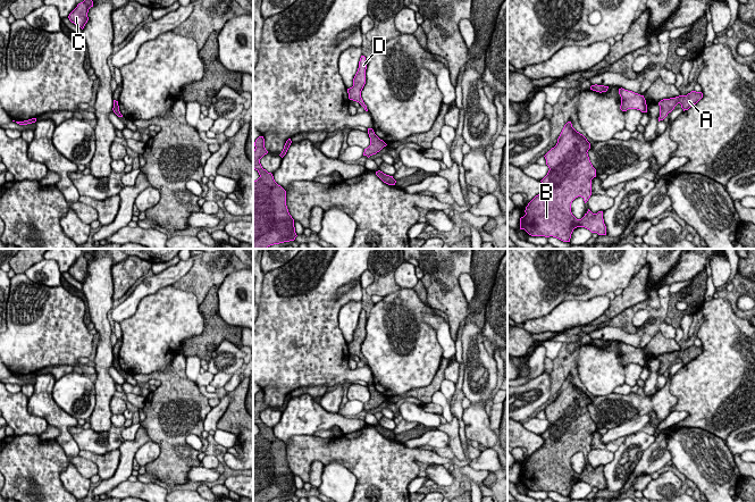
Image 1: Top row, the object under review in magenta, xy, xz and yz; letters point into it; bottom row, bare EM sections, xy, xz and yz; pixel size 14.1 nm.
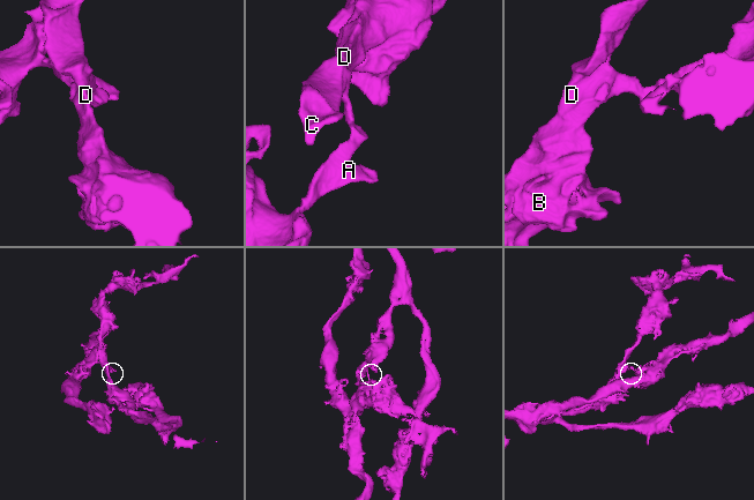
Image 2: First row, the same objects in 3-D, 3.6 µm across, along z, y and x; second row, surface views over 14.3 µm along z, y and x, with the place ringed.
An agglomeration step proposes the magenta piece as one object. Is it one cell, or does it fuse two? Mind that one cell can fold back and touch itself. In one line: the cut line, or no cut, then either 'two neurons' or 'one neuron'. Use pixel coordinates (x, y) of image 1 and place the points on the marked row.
cut in xy along (118, 109), (114, 111); two neurons

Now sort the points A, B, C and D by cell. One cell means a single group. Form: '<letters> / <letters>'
A / B C D

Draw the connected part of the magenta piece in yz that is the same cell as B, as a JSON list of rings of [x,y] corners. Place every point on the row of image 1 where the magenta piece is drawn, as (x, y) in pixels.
[[[568,122],[556,145],[544,156],[550,168],[547,175],[540,181],[545,189],[526,207],[526,215],[520,218],[520,229],[525,229],[531,236],[553,236],[563,242],[570,242],[571,234],[577,227],[606,235],[603,211],[593,214],[588,209],[581,219],[577,219],[571,212],[571,203],[576,198],[581,196],[586,203],[592,195],[592,179],[596,177],[596,169],[589,160],[587,153],[589,149],[590,143],[587,139],[572,127],[571,122]]]

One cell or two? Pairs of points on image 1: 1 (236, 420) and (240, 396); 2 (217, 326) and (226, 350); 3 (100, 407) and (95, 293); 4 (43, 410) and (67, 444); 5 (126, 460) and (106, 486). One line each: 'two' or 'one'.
1: one
2: two
3: one
4: one
5: one

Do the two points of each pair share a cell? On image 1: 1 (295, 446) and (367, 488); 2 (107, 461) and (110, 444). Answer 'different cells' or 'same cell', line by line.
1: same cell
2: different cells

